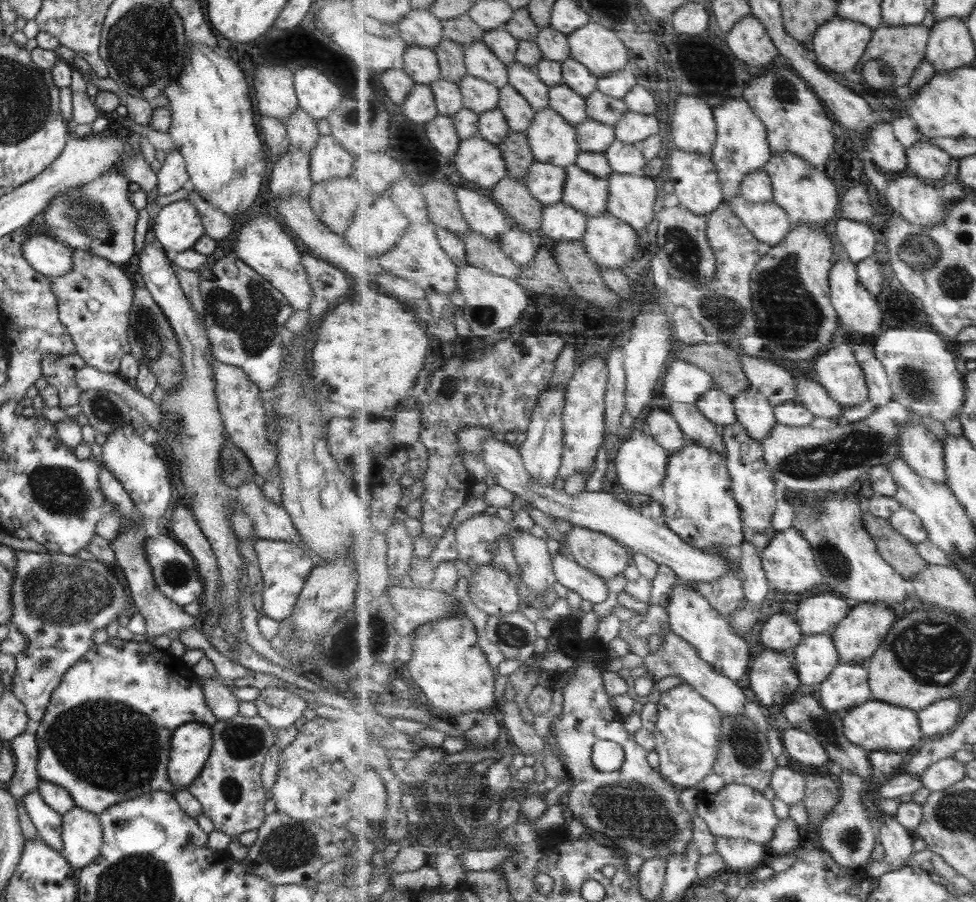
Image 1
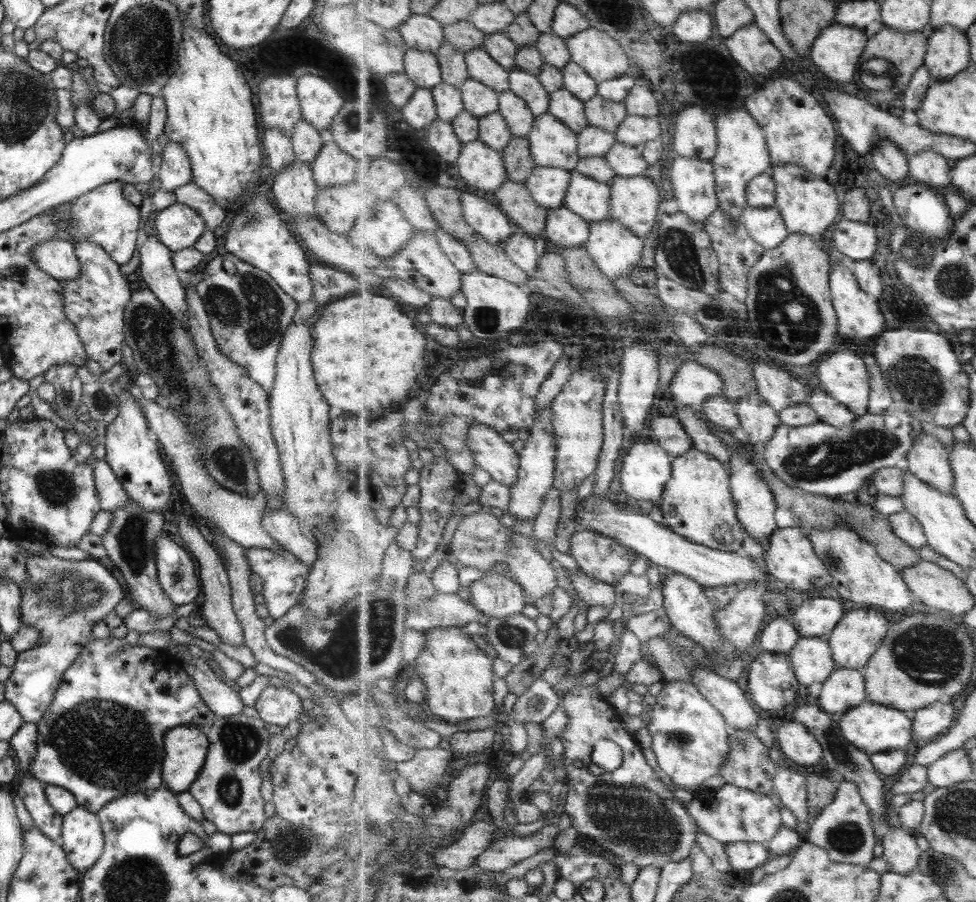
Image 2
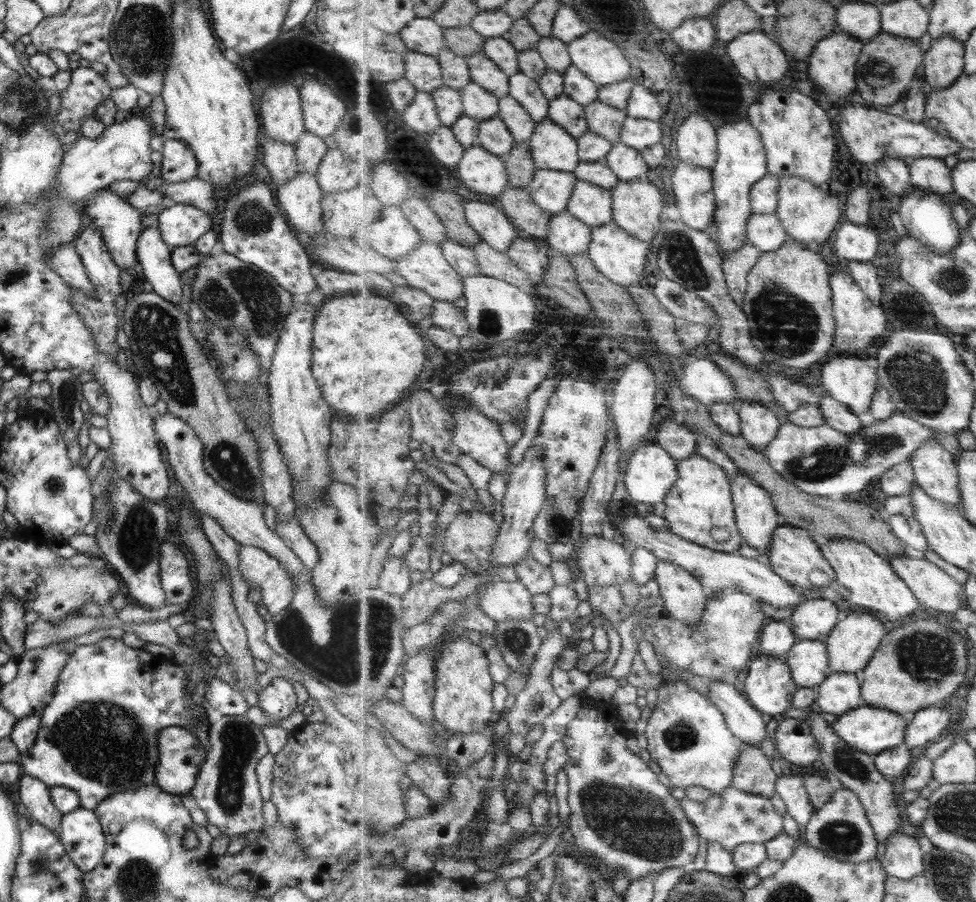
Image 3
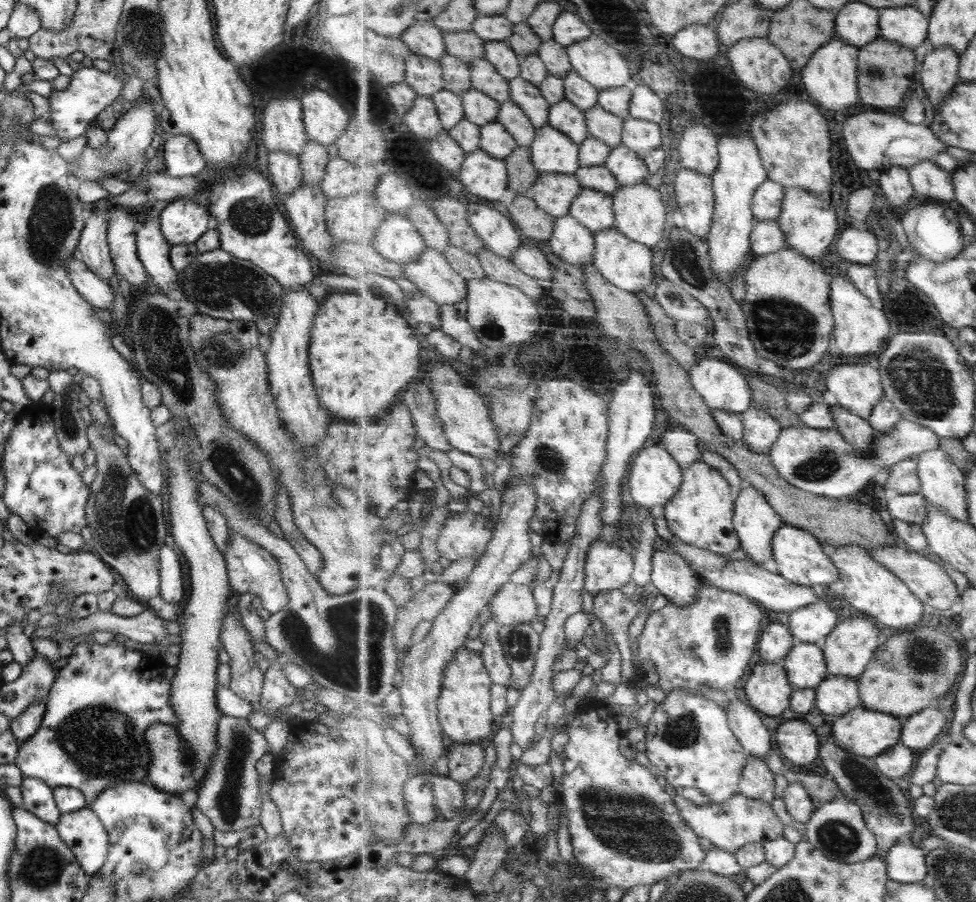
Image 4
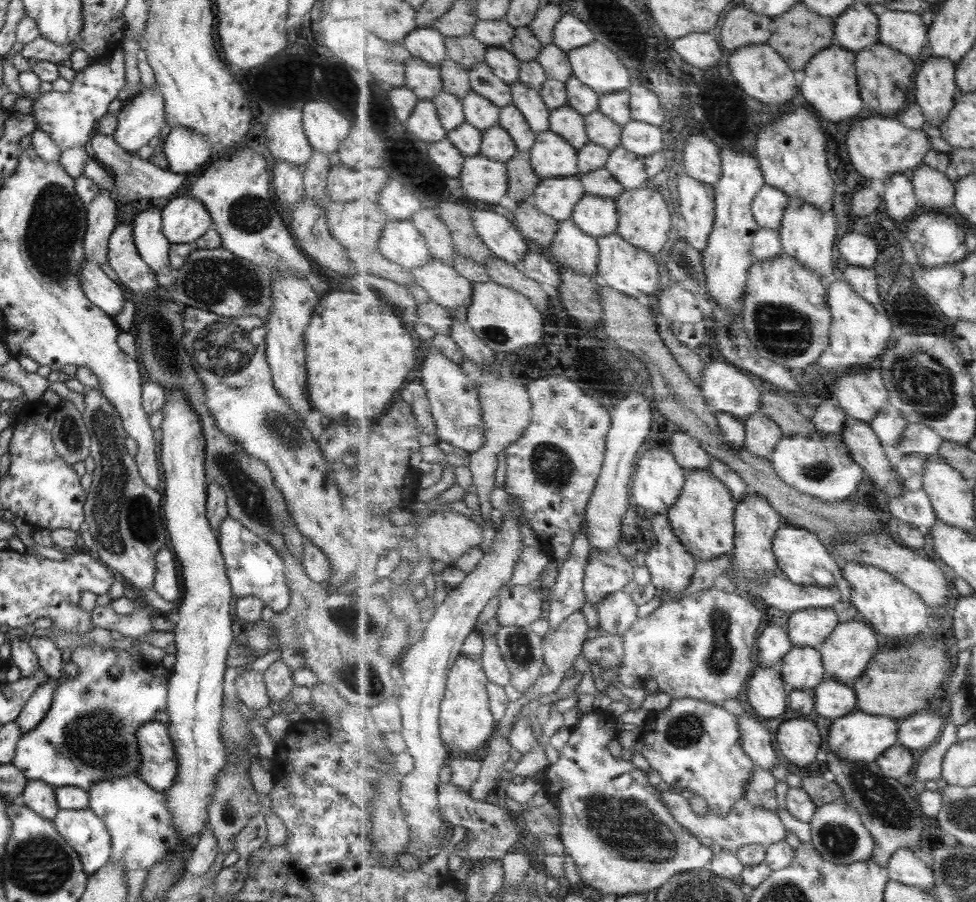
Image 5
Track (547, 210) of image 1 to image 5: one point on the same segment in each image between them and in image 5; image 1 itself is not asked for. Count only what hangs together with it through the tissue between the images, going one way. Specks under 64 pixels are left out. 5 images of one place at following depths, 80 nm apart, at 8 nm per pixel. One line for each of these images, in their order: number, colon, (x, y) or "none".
2: (565, 229)
3: (568, 236)
4: (572, 241)
5: (572, 246)

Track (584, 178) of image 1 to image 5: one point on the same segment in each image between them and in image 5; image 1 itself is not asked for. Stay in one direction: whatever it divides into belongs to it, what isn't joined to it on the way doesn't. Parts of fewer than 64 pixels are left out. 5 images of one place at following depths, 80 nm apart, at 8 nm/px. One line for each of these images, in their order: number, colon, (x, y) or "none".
2: (590, 198)
3: (593, 204)
4: (594, 209)
5: (598, 216)

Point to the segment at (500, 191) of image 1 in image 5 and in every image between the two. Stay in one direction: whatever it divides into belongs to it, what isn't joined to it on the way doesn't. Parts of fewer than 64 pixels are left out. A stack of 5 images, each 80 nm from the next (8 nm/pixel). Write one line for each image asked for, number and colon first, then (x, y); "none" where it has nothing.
2: (515, 198)
3: (527, 214)
4: (537, 224)
5: (541, 228)

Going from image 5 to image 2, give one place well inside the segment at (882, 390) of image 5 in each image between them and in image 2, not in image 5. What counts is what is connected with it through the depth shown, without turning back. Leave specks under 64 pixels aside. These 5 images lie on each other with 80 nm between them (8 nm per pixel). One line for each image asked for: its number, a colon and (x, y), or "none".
2: (843, 375)
3: (849, 379)
4: (858, 387)

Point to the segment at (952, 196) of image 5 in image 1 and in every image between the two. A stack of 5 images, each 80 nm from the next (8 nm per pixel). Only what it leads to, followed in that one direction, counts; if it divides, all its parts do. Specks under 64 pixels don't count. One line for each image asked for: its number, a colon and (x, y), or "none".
1: (925, 160)
2: (929, 167)
3: (931, 174)
4: (932, 183)

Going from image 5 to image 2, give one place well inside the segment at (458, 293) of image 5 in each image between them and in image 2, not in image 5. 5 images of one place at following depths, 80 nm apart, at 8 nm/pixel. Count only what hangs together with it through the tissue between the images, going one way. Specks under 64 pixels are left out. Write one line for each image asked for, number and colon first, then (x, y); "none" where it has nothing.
2: (423, 263)
3: (426, 268)
4: (432, 274)

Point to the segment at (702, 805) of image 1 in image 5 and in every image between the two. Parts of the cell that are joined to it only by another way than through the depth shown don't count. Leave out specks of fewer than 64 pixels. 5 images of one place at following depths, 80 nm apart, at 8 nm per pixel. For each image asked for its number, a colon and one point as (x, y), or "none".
2: (731, 814)
3: (735, 817)
4: (738, 821)
5: (746, 824)

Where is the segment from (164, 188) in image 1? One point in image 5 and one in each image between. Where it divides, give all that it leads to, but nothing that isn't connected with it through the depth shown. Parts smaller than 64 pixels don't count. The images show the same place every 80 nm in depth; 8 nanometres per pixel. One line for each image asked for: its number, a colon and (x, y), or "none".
2: (174, 172)
3: (177, 164)
4: (180, 155)
5: (186, 151)

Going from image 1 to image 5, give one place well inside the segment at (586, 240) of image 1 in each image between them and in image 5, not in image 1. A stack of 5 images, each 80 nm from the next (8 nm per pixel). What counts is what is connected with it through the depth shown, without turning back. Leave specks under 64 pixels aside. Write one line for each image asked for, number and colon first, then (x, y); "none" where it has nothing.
2: (616, 250)
3: (619, 255)
4: (628, 264)
5: (630, 269)

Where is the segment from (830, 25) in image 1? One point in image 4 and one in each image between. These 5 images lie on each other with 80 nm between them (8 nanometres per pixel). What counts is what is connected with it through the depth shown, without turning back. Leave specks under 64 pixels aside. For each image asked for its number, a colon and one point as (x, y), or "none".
2: (836, 53)
3: (832, 67)
4: (831, 77)

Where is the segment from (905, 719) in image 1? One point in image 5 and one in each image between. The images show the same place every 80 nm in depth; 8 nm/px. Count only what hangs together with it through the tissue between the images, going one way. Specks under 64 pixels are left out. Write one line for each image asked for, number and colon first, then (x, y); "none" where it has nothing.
2: (872, 727)
3: (872, 730)
4: (864, 732)
5: (860, 736)

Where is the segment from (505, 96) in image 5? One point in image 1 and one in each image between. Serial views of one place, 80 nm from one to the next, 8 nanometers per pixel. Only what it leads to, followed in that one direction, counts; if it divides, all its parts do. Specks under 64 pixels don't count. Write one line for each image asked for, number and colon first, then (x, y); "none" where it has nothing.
1: (482, 62)
2: (482, 66)
3: (484, 71)
4: (485, 77)

